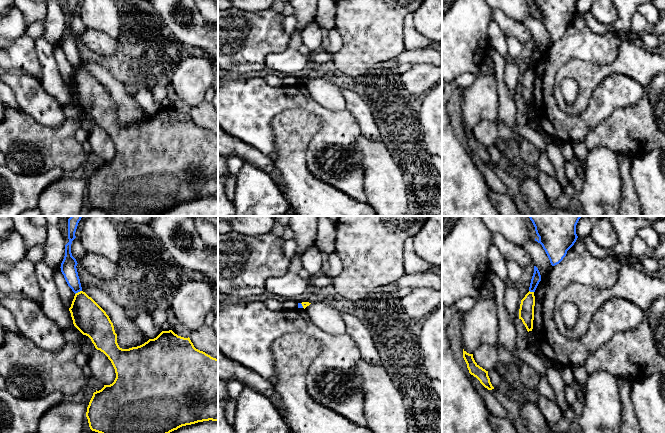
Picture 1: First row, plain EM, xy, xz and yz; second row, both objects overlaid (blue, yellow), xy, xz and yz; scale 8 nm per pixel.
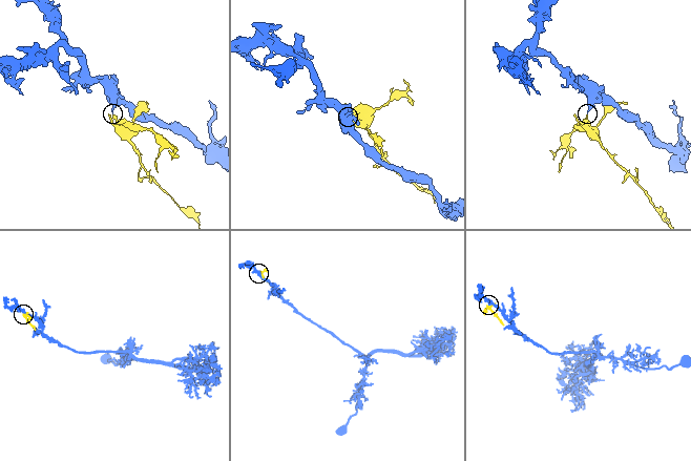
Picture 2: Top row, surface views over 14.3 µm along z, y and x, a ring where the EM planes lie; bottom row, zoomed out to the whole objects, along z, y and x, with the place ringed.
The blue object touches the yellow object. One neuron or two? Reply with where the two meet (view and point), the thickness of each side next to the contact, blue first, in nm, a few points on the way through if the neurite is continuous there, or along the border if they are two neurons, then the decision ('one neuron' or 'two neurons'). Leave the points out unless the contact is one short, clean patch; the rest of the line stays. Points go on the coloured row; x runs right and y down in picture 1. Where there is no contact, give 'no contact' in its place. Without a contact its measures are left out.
contact xy (78, 291); calibres 130 and 260 nm; border xy (81, 290), (75, 294); two neurons

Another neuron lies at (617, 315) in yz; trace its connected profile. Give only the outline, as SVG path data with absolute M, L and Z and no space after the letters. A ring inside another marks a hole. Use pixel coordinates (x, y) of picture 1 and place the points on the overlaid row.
M578 240L567 251L563 260L553 266L547 275L541 278L535 292L533 343L541 357L546 357L556 367L585 365L586 359L600 347L605 345L617 333L637 329L643 319L643 310L633 302L623 298L611 298L600 305L592 317L587 333L579 340L571 340L562 335L554 321L554 310L557 295L568 285L582 283L597 288L609 289L618 280L619 267L622 263L613 259L593 256Z

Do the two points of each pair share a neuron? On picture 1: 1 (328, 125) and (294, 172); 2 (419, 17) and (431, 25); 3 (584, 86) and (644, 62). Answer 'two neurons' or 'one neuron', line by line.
1: two neurons
2: one neuron
3: one neuron

